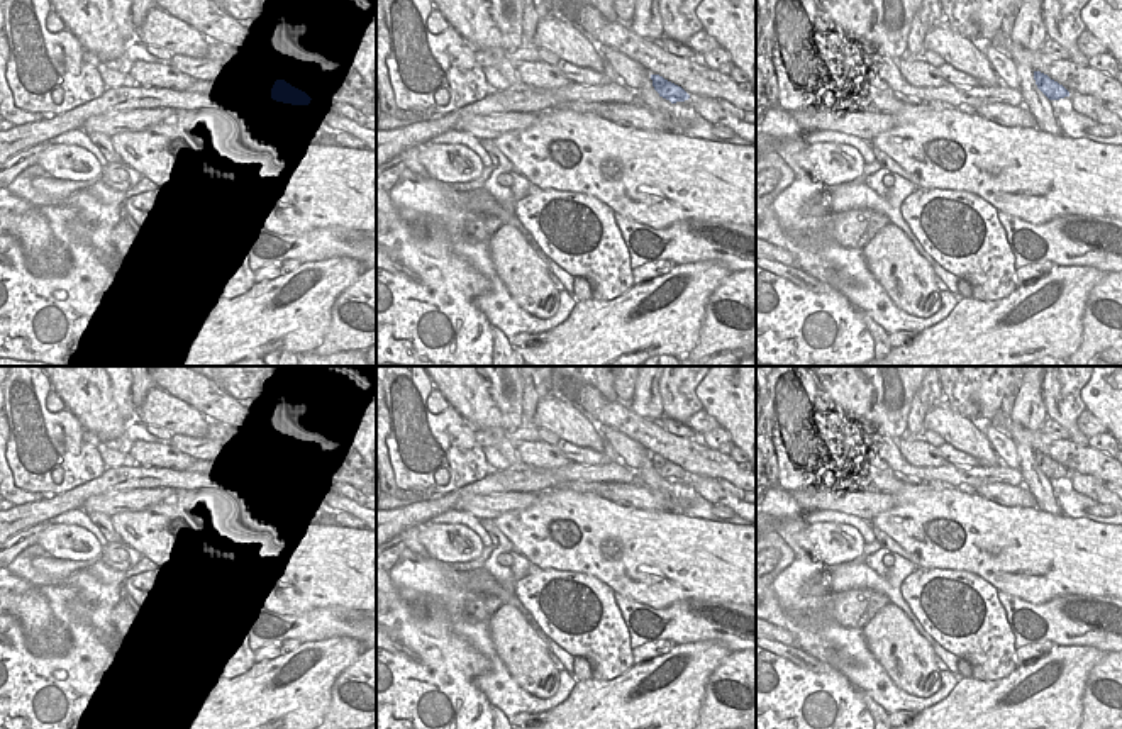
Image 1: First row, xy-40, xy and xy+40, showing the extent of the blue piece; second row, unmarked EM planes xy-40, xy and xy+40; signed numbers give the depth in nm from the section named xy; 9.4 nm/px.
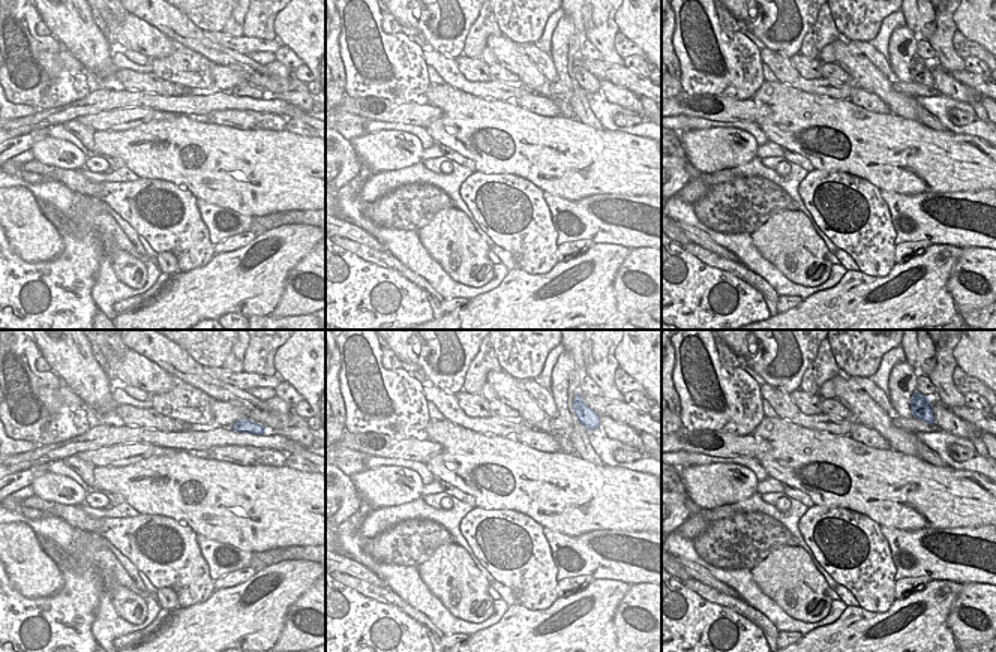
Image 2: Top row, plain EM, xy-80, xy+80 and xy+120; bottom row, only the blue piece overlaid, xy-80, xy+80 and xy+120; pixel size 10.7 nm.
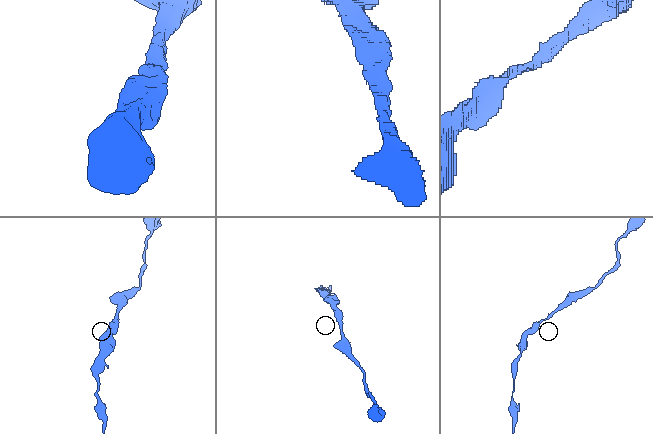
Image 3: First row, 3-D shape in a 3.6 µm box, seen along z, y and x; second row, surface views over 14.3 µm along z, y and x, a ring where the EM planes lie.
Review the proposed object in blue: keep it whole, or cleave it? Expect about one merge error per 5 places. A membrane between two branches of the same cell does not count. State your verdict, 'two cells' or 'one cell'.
one cell

